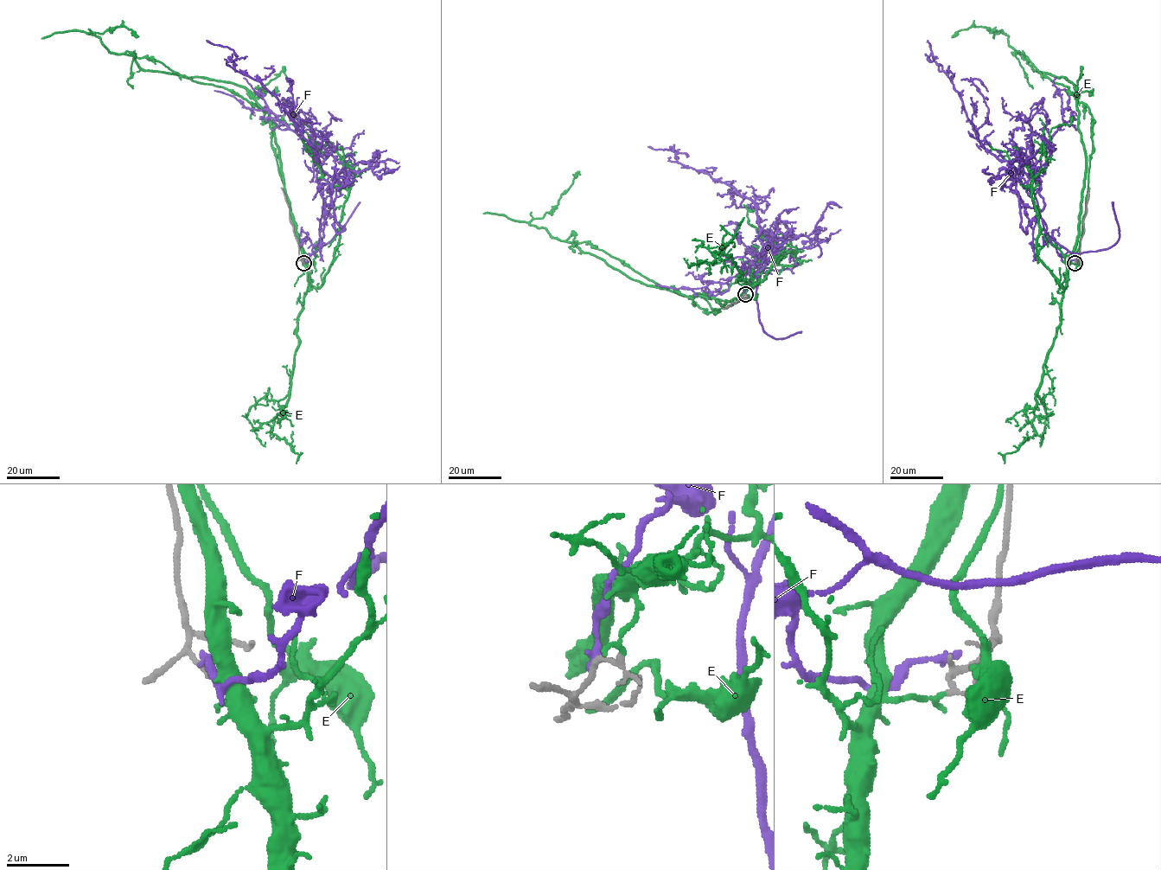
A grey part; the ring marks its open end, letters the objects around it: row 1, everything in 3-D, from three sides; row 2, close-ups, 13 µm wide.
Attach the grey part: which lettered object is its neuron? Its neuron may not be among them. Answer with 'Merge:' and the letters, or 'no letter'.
Merge: E

